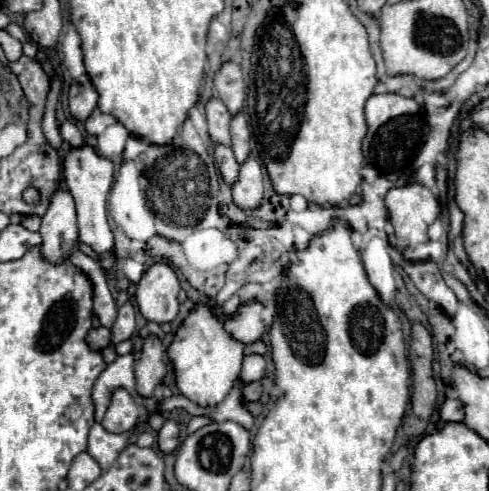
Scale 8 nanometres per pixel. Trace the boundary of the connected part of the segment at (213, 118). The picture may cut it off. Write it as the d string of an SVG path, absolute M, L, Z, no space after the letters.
M210 98L206 104L206 120L208 120L208 134L212 142L220 142L230 146L230 112L220 98Z

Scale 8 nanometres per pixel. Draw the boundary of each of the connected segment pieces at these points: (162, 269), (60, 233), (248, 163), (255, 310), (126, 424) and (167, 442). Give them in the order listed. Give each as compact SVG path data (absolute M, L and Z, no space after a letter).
M156 262L156 264L152 264L148 268L148 272L136 284L136 294L134 296L136 296L136 302L138 302L140 314L146 320L162 324L162 322L172 322L176 318L178 306L180 306L178 300L176 300L178 292L180 292L180 280L176 276L176 270L170 264L166 264L166 262Z
M56 190L52 196L50 196L50 206L48 210L44 212L42 216L42 226L40 226L40 234L44 238L42 242L42 254L48 258L48 260L62 260L62 258L68 258L70 250L76 248L78 244L78 226L76 226L76 210L74 210L74 198L68 190Z
M248 156L242 164L240 164L240 176L238 180L232 184L232 196L234 202L248 210L248 208L256 208L262 202L262 168L256 162L254 156Z
M258 302L242 304L240 310L224 322L226 330L236 340L242 340L244 344L250 344L250 342L258 340L264 332L264 322L260 318L260 312L262 312L262 304L258 304Z
M124 388L114 390L102 426L112 434L124 434L136 426L136 420L138 420L138 406L134 398Z
M164 420L162 428L158 430L158 446L162 452L172 452L178 446L178 424L174 420Z

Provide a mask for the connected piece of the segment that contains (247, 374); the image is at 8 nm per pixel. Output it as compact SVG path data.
M260 354L246 356L246 358L244 358L244 364L242 364L242 372L240 372L242 382L262 380L262 376L264 376L264 368L266 368L266 360L264 360L264 356L260 356Z

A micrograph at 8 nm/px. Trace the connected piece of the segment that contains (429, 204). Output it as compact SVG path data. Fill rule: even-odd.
M408 182L406 186L388 190L386 208L390 212L396 238L400 240L400 248L414 248L416 244L426 242L426 228L440 212L436 196L420 182Z

